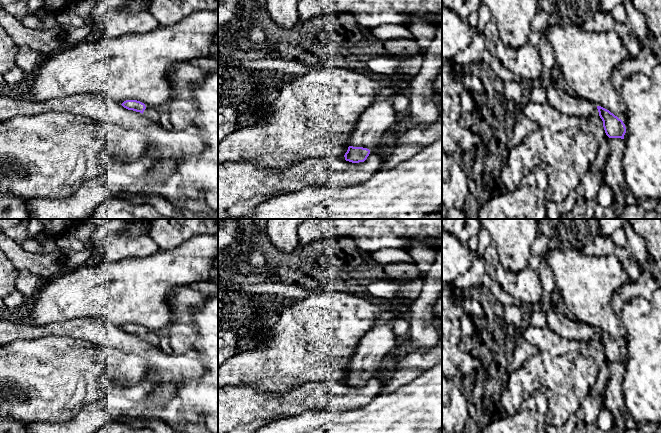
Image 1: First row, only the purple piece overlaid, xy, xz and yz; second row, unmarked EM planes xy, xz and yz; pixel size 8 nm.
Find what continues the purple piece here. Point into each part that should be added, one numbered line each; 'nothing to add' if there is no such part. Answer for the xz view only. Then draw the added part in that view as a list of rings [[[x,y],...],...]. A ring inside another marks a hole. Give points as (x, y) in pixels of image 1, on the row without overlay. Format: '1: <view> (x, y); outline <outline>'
1: xz (378, 342); outline [[[380,322],[365,334],[356,353],[350,358],[349,370],[363,371],[370,375],[381,370],[382,360],[400,341],[393,332],[391,322]]]

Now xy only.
1: xy (152, 337); outline [[[146,330],[146,333],[144,334],[143,338],[147,340],[148,342],[150,342],[151,344],[158,346],[159,345],[159,335],[160,333],[151,332],[151,331]]]

